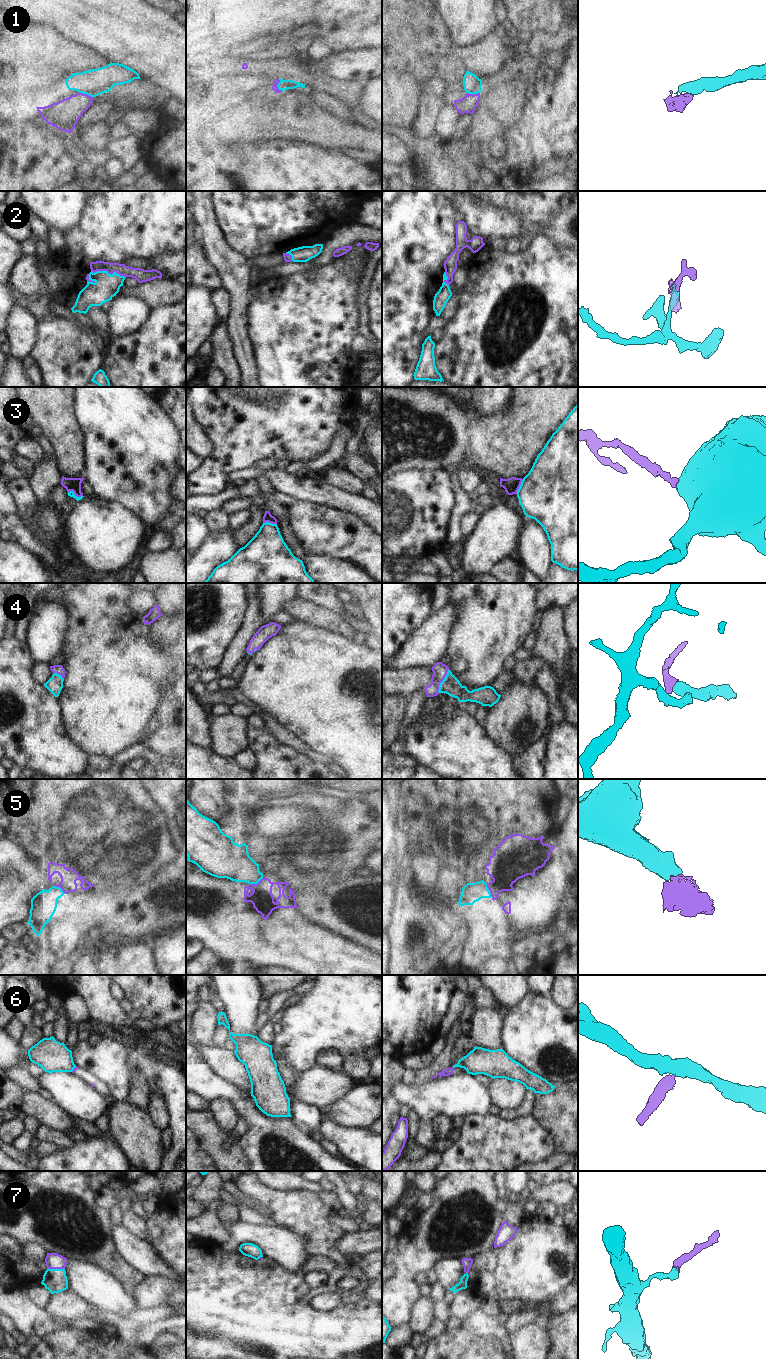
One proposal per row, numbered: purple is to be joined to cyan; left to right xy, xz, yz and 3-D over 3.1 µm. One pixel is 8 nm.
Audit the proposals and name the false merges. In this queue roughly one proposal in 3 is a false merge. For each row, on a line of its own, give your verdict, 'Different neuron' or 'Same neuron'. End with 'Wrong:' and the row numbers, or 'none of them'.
1: Different neuron
2: Same neuron
3: Different neuron
4: Same neuron
5: Different neuron
6: Different neuron
7: Same neuron
Wrong: 1, 3, 5, 6

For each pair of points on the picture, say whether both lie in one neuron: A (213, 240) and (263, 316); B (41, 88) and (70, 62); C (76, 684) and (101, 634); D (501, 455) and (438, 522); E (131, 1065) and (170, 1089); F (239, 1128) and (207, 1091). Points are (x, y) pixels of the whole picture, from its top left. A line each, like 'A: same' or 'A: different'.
A: different
B: different
C: same
D: different
E: same
F: different

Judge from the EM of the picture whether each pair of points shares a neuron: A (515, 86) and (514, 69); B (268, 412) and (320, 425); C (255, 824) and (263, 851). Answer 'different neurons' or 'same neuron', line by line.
A: different neurons
B: same neuron
C: different neurons

